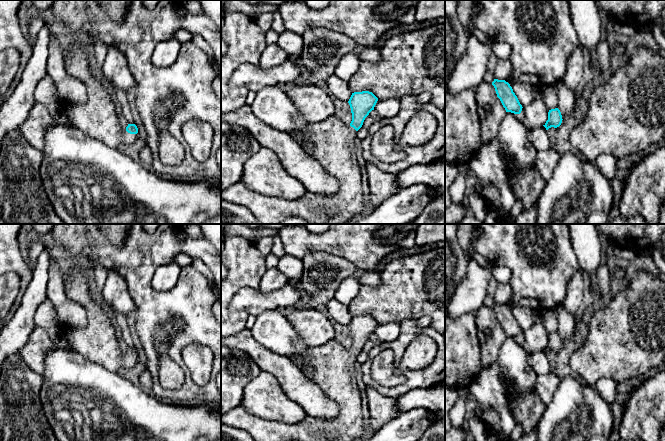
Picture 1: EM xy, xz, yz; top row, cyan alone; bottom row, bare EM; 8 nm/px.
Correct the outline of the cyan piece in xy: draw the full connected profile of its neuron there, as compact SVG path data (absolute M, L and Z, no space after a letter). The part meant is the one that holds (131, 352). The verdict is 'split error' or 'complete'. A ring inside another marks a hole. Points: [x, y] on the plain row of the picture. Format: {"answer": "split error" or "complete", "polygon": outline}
{"answer": "split error", "polygon": "M73 266L69 278L64 280L66 295L77 300L87 311L87 325L83 328L66 327L65 335L70 344L68 351L74 351L106 370L117 373L120 369L136 366L138 352L128 348L123 353L116 336L112 315L106 314L91 299L87 278Z"}

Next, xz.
{"answer": "split error", "polygon": "M354 316L348 325L352 337L352 345L349 349L332 339L322 345L309 346L303 355L289 357L301 370L306 364L312 368L311 380L338 405L339 412L334 419L326 420L306 415L299 423L289 424L255 416L247 412L240 404L224 414L221 417L221 423L247 431L255 441L354 441L362 439L366 431L366 423L362 416L361 394L356 379L356 357L362 351L365 342L374 334L377 325L378 322L372 316Z"}

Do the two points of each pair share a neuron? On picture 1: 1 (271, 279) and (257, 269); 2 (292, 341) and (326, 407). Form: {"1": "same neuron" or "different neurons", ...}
{"1": "different neurons", "2": "different neurons"}

